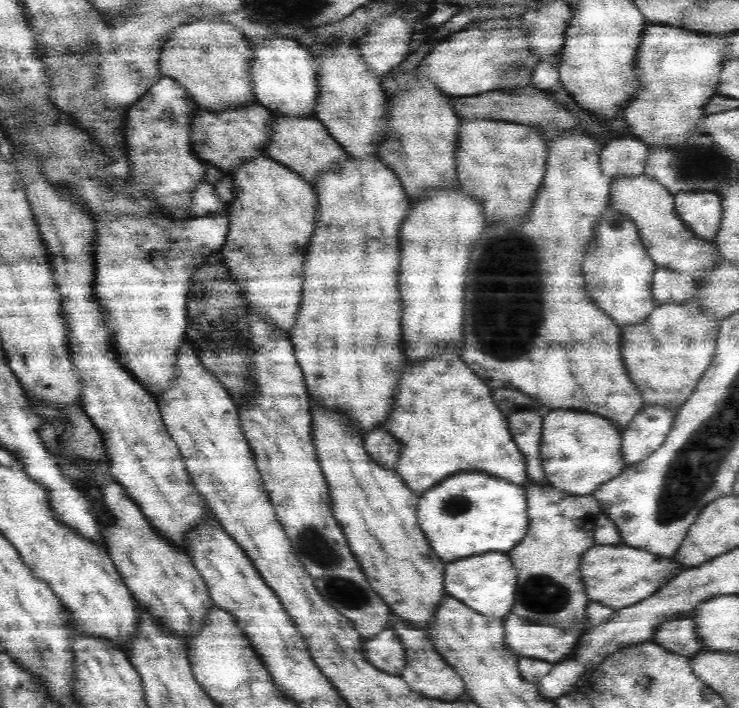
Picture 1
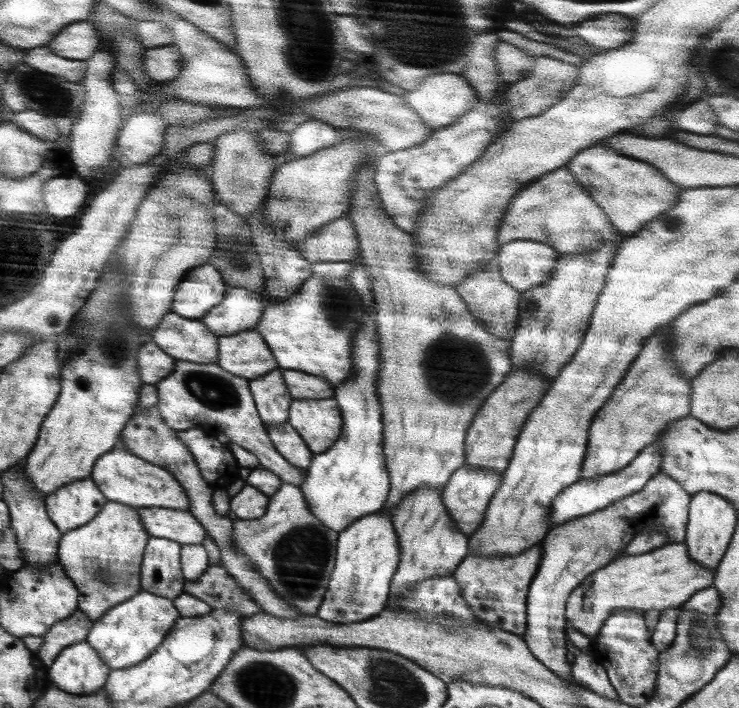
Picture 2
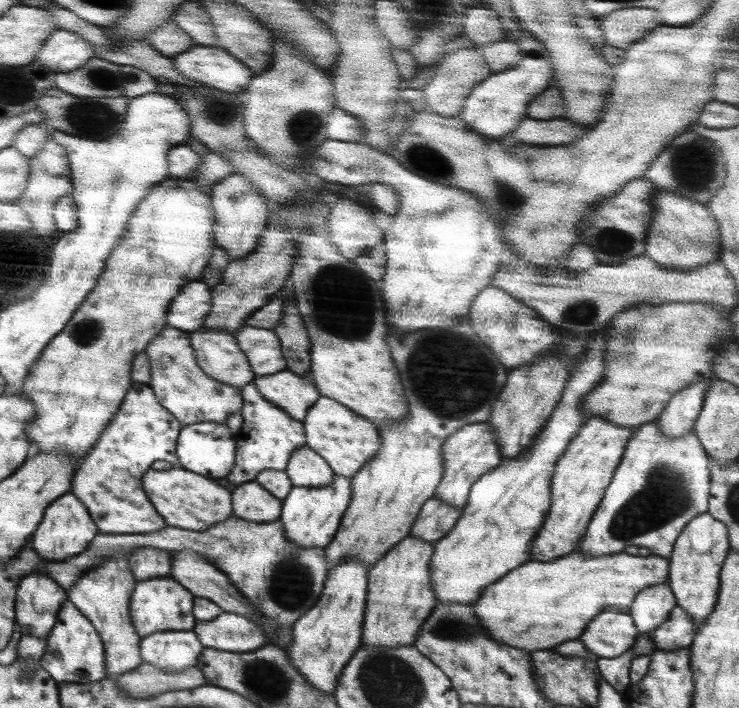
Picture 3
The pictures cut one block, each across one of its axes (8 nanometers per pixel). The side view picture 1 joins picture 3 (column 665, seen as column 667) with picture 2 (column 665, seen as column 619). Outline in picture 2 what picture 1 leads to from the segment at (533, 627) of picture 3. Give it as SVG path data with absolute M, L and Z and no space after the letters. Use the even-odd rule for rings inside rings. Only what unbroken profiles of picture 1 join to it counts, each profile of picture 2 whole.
M669 542L658 550L641 555L625 555L610 562L610 568L599 568L584 580L569 597L565 608L568 627L595 640L605 621L620 610L681 608L694 595L716 582L716 569L701 565L689 556L685 542Z

